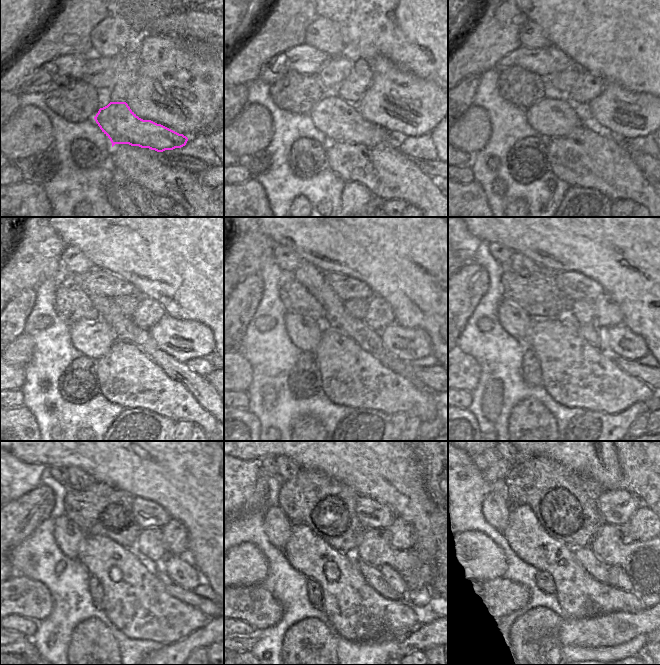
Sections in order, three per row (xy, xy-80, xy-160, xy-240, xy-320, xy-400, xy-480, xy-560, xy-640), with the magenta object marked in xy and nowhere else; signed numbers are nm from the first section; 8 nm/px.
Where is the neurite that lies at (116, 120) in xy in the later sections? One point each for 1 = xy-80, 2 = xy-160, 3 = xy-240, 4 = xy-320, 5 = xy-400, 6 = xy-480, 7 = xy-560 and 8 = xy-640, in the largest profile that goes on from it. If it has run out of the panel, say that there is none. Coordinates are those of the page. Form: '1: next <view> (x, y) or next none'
1: next xy-80 (339, 120)
2: next xy-160 (550, 118)
3: next xy-240 (92, 338)
4: next xy-320 (305, 333)
5: next xy-400 (513, 319)
6: next xy-480 (67, 536)
7: next xy-560 (261, 525)
8: next xy-640 (478, 503)

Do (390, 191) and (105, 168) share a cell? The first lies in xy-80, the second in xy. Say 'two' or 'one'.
two

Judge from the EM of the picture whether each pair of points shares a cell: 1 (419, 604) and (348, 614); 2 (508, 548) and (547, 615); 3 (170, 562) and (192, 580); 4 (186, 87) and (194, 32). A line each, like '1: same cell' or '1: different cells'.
1: different cells
2: different cells
3: same cell
4: different cells

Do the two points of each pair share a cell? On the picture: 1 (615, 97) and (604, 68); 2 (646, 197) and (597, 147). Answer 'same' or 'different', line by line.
1: different
2: same

